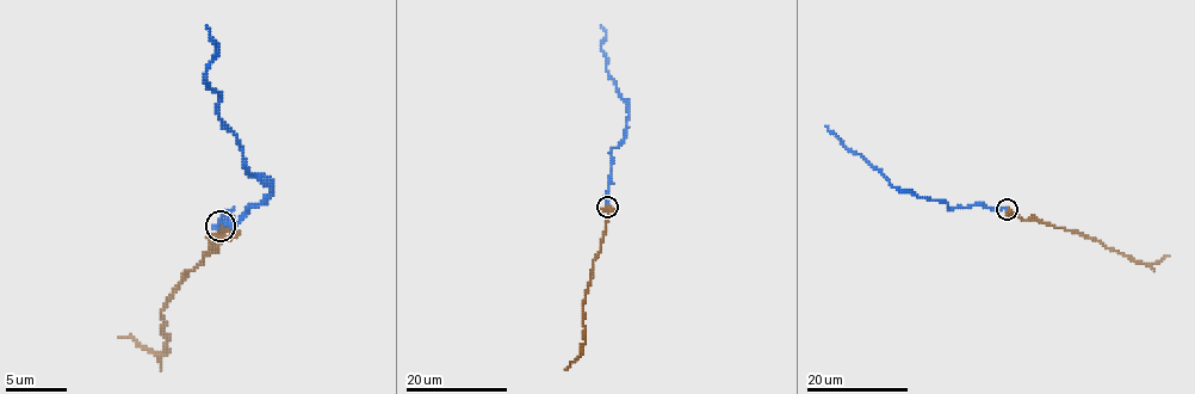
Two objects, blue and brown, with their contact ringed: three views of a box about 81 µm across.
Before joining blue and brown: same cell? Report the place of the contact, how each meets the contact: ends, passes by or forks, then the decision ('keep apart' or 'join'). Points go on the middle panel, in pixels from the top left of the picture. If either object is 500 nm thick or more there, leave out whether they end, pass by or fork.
(607, 207) | blue ends | brown passes by | join

